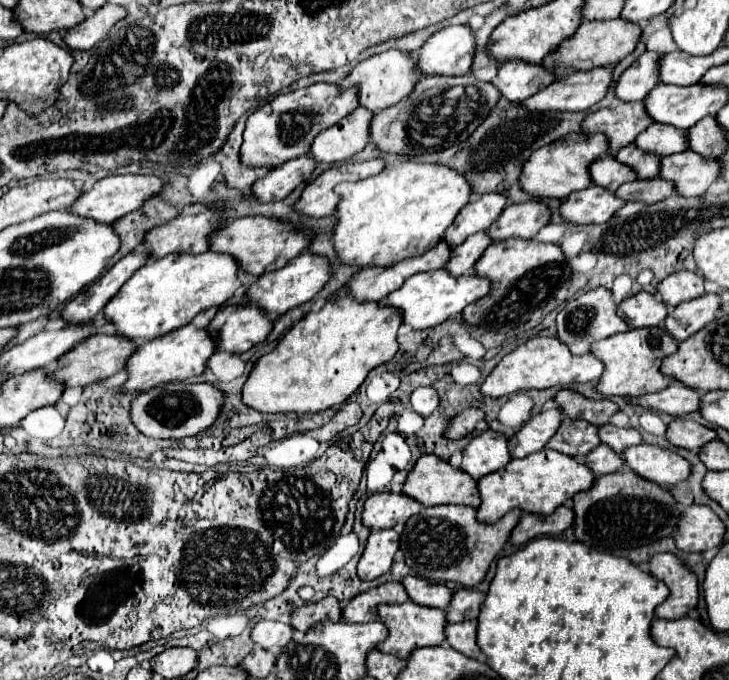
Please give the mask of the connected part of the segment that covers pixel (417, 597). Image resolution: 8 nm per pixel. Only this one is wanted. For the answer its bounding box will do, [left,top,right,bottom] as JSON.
[403,576,451,610]

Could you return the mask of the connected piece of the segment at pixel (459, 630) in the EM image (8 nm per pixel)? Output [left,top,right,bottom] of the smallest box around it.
[447,620,485,662]

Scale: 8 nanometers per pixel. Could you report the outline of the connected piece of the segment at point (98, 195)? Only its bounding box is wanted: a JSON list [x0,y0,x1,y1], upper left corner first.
[69,176,161,224]

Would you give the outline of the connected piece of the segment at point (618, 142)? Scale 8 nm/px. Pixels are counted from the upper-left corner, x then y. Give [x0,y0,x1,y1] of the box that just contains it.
[581,104,653,156]

